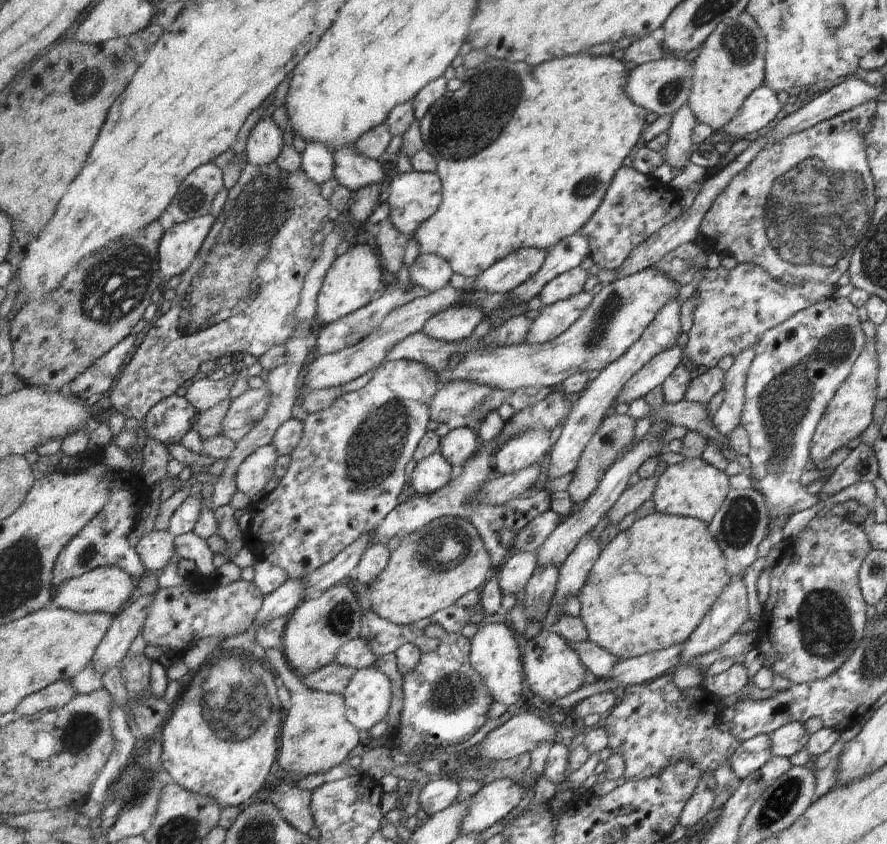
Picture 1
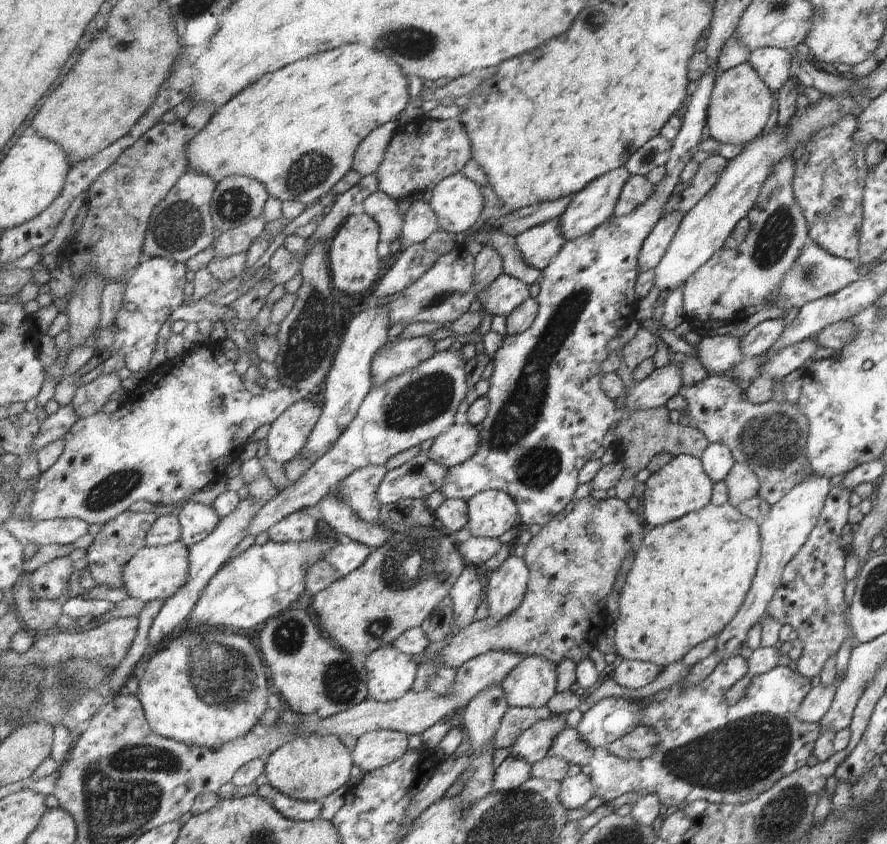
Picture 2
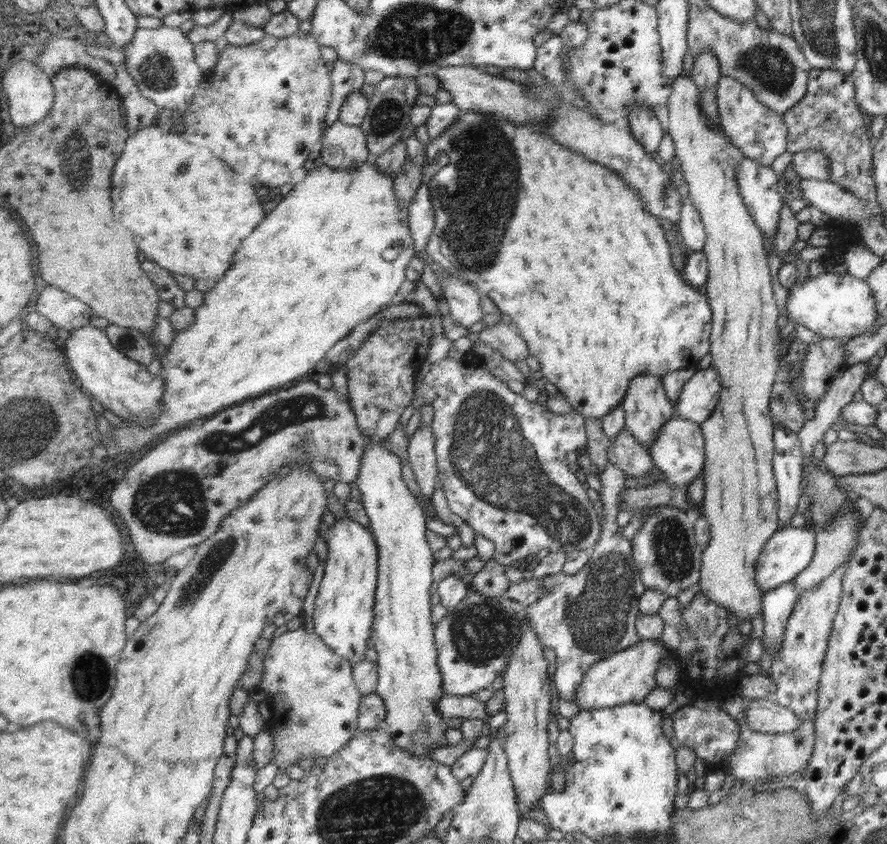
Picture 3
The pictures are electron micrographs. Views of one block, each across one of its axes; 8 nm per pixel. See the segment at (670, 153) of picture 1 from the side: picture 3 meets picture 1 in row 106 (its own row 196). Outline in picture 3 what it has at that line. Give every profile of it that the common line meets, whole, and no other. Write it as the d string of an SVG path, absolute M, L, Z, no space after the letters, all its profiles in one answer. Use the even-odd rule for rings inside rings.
M686 192L682 196L681 205L683 210L681 210L681 222L678 223L679 236L690 252L701 251L705 238L704 228L693 201Z

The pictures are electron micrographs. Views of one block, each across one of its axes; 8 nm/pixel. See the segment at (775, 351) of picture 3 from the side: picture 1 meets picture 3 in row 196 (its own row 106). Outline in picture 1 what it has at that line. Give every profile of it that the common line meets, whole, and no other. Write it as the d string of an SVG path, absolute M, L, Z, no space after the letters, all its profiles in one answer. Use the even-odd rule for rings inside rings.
M744 10L713 29L694 58L695 76L688 105L697 121L719 134L742 108L742 102L762 83L765 43L762 29Z

